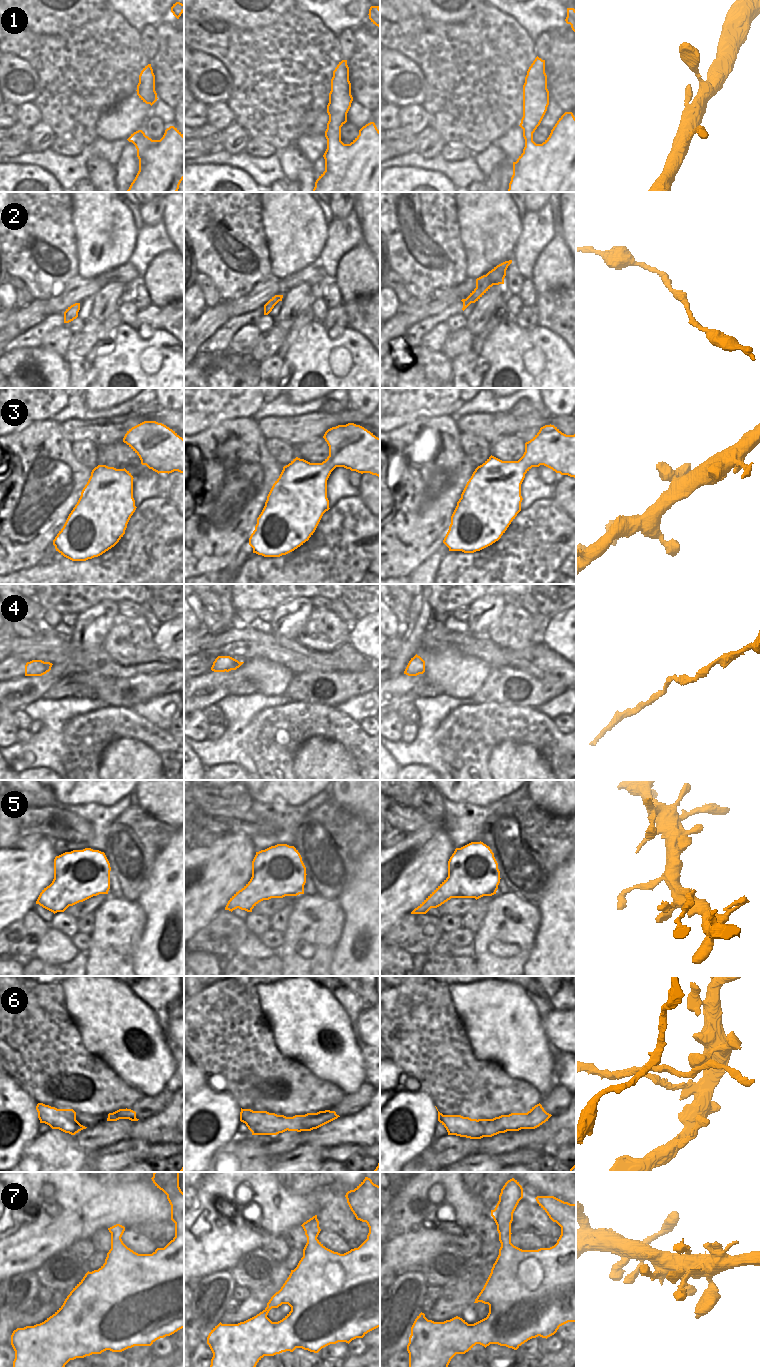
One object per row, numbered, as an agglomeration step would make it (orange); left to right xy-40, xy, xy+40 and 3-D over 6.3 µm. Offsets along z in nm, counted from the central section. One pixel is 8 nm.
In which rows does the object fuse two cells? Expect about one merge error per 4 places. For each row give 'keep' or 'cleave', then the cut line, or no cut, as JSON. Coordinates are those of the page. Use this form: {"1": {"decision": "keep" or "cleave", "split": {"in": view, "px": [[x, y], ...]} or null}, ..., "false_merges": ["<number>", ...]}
{"1": {"decision": "keep", "split": null}, "2": {"decision": "keep", "split": null}, "3": {"decision": "keep", "split": null}, "4": {"decision": "keep", "split": null}, "5": {"decision": "keep", "split": null}, "6": {"decision": "cleave", "split": {"in": "xy+40", "px": [[476, 1120], [476, 1125], [483, 1130], [484, 1136]]}}, "7": {"decision": "keep", "split": null}, "false_merges": ["6"]}

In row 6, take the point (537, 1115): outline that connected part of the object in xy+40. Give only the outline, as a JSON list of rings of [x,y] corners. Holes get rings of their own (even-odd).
[[[539,1103],[527,1113],[511,1113],[493,1119],[478,1119],[476,1126],[484,1130],[484,1137],[492,1137],[507,1131],[535,1129],[548,1121],[551,1116]]]

